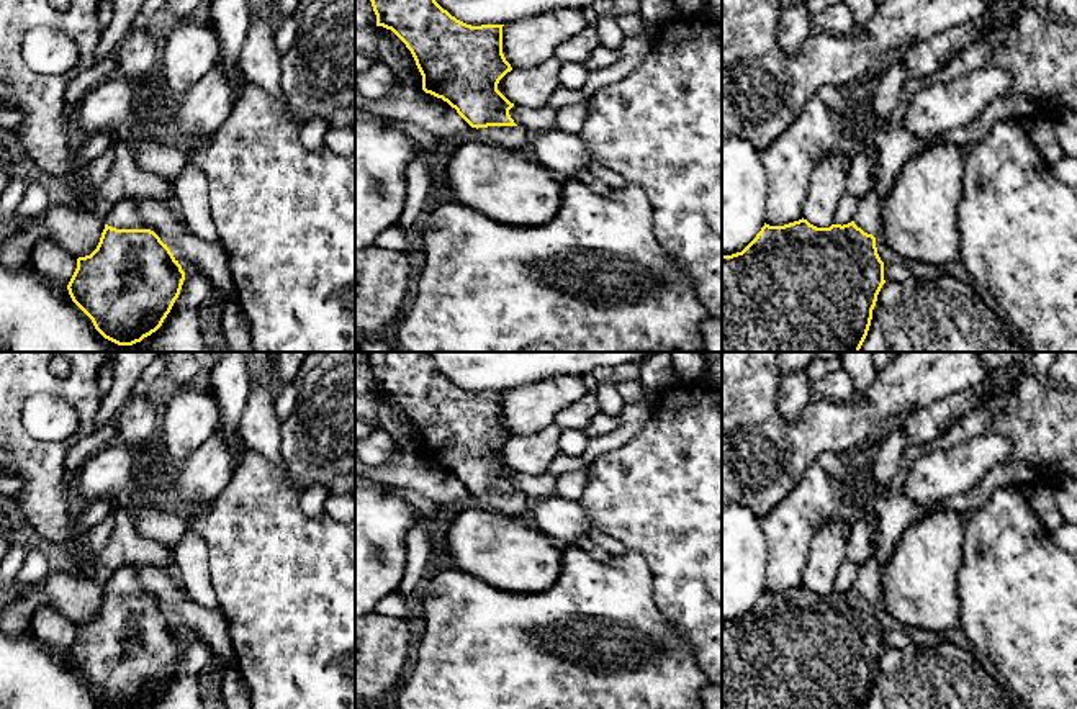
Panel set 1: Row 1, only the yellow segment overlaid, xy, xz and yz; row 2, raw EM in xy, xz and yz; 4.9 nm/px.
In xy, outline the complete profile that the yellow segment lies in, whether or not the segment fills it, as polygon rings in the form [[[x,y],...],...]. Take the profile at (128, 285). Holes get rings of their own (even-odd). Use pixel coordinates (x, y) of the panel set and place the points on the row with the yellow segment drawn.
[[[123,198],[113,205],[97,249],[77,259],[67,285],[95,329],[118,345],[155,332],[185,280],[167,244],[139,218],[136,201]]]

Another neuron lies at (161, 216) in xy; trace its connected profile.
[[[139,198],[136,211],[146,228],[160,237],[183,267],[208,275],[213,290],[226,296],[234,295],[234,280],[224,247],[219,242],[210,242],[193,234],[173,203],[157,198]]]

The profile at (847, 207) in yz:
[[[845,193],[836,205],[833,223],[841,226],[851,223],[858,210],[858,201],[853,195]]]

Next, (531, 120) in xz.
[[[514,105],[509,110],[509,115],[514,123],[529,136],[555,129],[558,118],[558,111],[550,106],[535,110]]]

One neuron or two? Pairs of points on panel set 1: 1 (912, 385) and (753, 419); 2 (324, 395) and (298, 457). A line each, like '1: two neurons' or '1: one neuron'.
1: one neuron
2: one neuron

